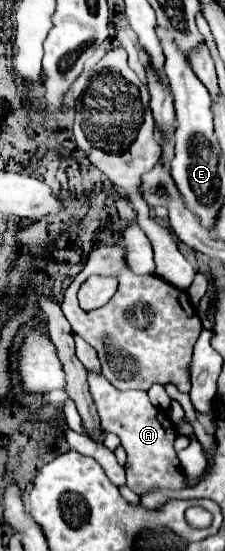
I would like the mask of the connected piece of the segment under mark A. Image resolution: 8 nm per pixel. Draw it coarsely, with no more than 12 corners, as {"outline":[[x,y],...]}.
{"outline":[[87,381],[103,429],[127,451],[127,485],[187,487],[175,425],[139,389]]}

